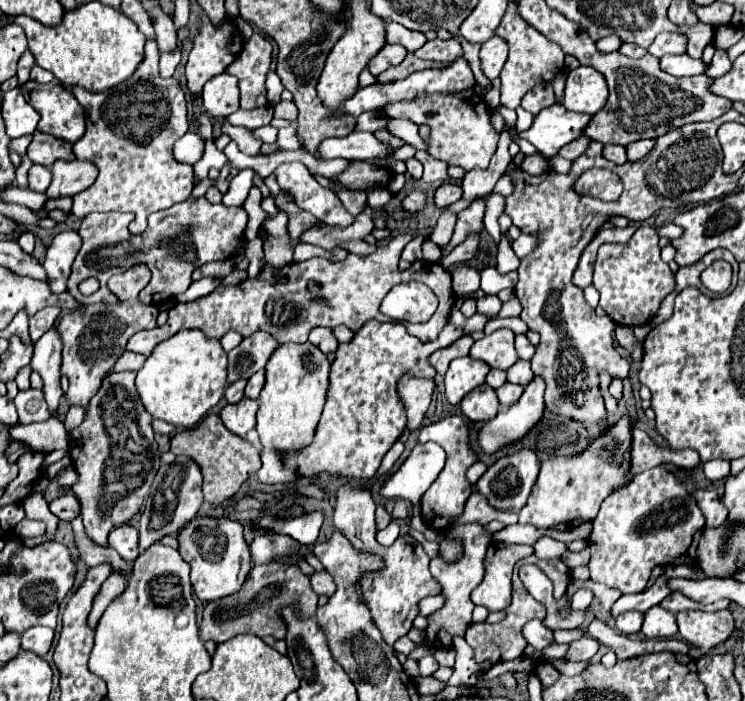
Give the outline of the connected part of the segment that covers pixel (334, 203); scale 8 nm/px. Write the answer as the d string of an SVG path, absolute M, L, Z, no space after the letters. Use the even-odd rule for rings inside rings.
M302 163L280 165L276 169L276 181L280 189L286 189L294 195L300 209L310 211L320 221L340 227L352 223L352 215L344 209L334 191L324 189Z

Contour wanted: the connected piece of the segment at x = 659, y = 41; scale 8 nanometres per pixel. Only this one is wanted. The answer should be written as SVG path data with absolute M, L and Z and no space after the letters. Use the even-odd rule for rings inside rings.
M662 33L658 35L652 45L648 47L648 53L654 57L664 57L670 53L684 53L686 51L686 37L678 35L678 33Z

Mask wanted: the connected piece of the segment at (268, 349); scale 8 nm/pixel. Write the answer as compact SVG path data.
M254 333L246 337L236 349L228 353L228 383L248 379L256 371L264 369L276 345L278 341L268 337L268 333Z

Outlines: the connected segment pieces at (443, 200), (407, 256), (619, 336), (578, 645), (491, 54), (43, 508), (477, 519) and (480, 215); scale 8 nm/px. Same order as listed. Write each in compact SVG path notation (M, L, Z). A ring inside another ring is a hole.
M442 183L438 189L436 189L436 193L434 193L434 203L436 203L436 207L448 207L450 203L454 203L454 201L458 201L462 197L462 189L460 189L460 185L456 185L456 183Z
M416 235L416 239L414 239L414 241L410 241L410 243L404 247L404 251L402 251L400 259L410 261L410 263L414 263L414 261L422 259L422 243L424 243L426 239L428 239L428 237L424 237L424 235Z
M618 325L616 331L614 331L614 335L616 335L616 341L618 341L622 347L626 347L626 349L630 349L632 345L636 345L636 339L634 339L634 335L632 335L632 329L628 329L628 327L624 327L624 325Z
M582 637L578 641L572 641L570 643L570 649L566 653L566 659L568 661L588 661L592 659L592 655L598 651L598 643L590 637Z
M494 35L490 41L486 41L480 47L480 61L482 61L482 71L488 79L496 79L506 63L508 57L508 45L502 37Z
M34 491L30 497L26 497L23 501L23 508L26 511L26 517L28 519L38 519L38 521L44 521L46 523L46 539L48 541L54 541L56 537L56 531L58 531L58 517L54 517L54 513L50 513L48 509L48 503L44 499L42 493Z
M474 491L474 493L468 497L462 515L458 515L458 519L450 525L450 529L456 527L456 525L462 525L462 523L480 523L480 525L486 525L486 523L498 519L500 515L502 515L502 511L492 509L492 507L488 505L488 501L484 501L484 497L480 497L480 495Z
M474 199L464 211L458 213L458 219L456 219L456 227L454 227L454 235L452 235L452 243L442 249L442 255L450 253L452 247L460 245L466 241L468 235L472 233L482 233L482 219L484 219L484 211L486 211L486 203L484 199Z

